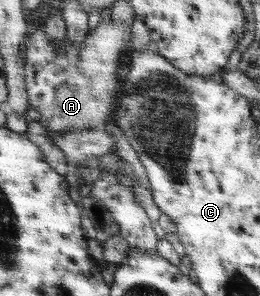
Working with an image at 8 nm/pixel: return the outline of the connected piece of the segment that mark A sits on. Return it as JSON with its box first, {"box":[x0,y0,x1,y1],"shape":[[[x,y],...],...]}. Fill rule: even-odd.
{"box":[22,20,133,133],"shape":[[[101,20],[96,30],[89,31],[80,45],[65,39],[58,47],[60,50],[56,50],[51,39],[47,38],[41,22],[31,25],[22,46],[30,107],[38,110],[42,119],[48,120],[46,129],[54,133],[92,130],[96,125],[104,125],[102,119],[115,110],[110,103],[117,102],[112,97],[118,89],[116,71],[128,61],[133,50],[131,27],[117,21]]]}

